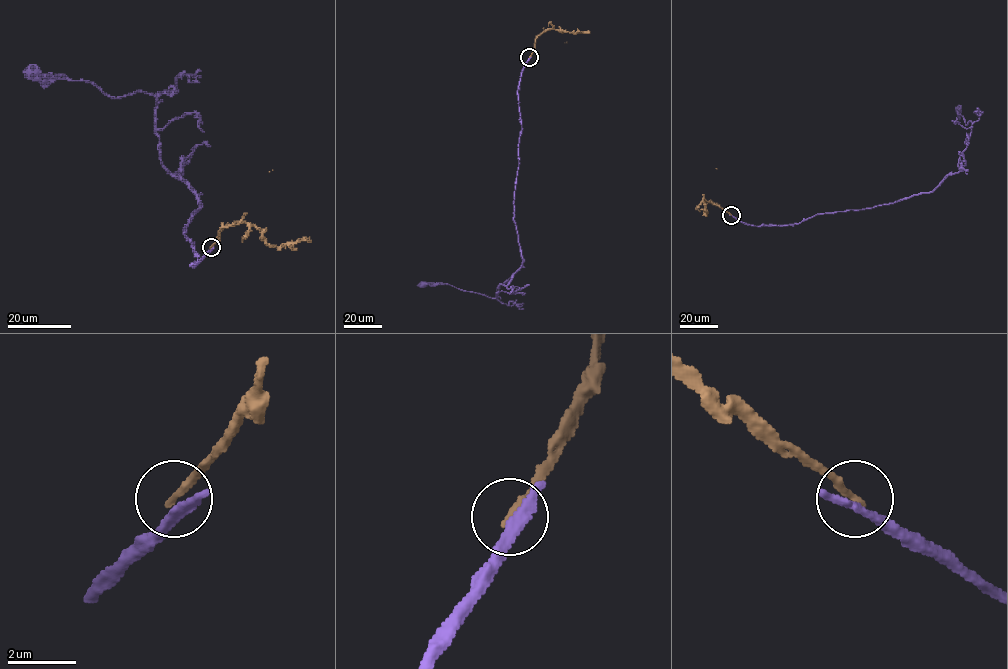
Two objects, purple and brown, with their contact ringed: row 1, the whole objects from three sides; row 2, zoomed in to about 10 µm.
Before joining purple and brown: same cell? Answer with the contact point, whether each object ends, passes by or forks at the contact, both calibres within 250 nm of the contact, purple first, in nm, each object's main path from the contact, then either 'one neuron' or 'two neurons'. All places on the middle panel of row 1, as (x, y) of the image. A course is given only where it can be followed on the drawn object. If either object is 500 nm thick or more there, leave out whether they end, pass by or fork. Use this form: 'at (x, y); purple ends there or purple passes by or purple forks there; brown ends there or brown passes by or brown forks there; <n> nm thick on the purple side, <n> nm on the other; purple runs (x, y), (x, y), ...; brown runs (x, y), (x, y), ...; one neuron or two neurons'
at (529, 57); purple passes by; brown ends there; 280 nm thick on the purple side, 240 nm on the other; purple runs (529, 57), (518, 89), (514, 193), (522, 266), (499, 285), (496, 298), (423, 284); brown runs (529, 57), (535, 39), (547, 29), (590, 32); two neurons

